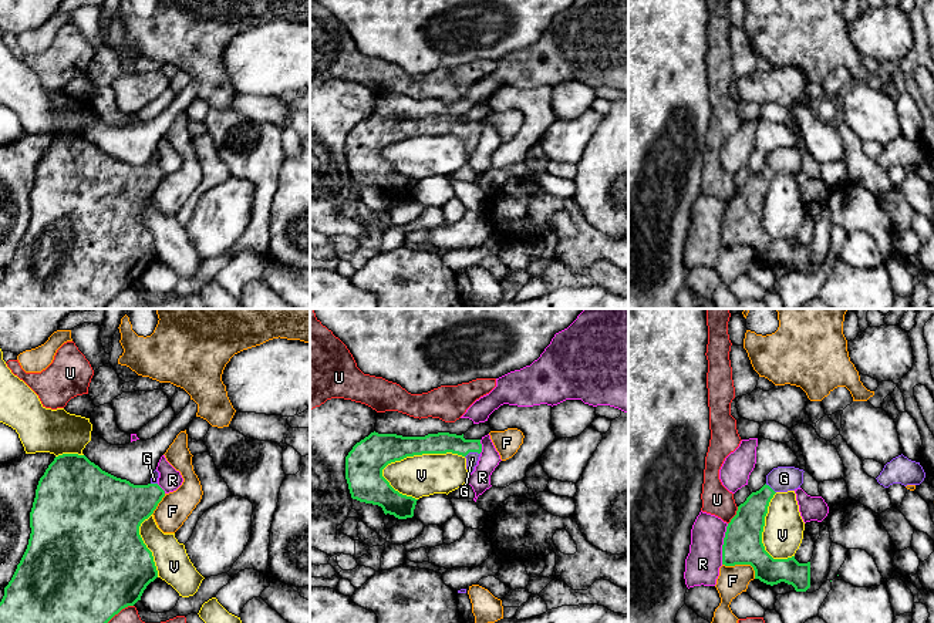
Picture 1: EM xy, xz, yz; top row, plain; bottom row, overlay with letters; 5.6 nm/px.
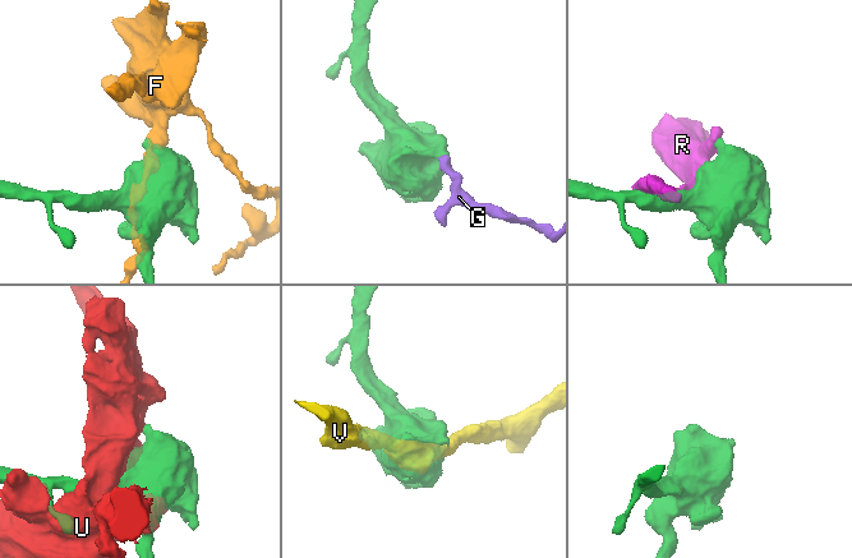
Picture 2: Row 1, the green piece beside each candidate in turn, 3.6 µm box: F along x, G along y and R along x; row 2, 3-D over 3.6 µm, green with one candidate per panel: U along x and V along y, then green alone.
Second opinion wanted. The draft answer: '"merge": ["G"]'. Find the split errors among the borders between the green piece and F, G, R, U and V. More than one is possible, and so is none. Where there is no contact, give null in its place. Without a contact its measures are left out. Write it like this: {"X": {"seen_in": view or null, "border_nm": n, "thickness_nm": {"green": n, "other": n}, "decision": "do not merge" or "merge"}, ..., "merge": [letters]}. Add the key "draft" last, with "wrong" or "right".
{"F": {"seen_in": "yz", "border_nm": 200, "thickness_nm": {"green": 220, "other": 170}, "decision": "do not merge"}, "G": {"seen_in": "xz", "border_nm": 90, "thickness_nm": {"green": 120, "other": 70}, "decision": "merge"}, "R": {"seen_in": "yz", "border_nm": 240, "thickness_nm": {"green": 220, "other": 200}, "decision": "do not merge"}, "U": {"seen_in": "yz", "border_nm": 120, "thickness_nm": {"green": 220, "other": 170}, "decision": "do not merge"}, "V": {"seen_in": "xz", "border_nm": 480, "thickness_nm": {"green": 200, "other": 240}, "decision": "do not merge"}, "merge": ["G"], "draft": "right"}

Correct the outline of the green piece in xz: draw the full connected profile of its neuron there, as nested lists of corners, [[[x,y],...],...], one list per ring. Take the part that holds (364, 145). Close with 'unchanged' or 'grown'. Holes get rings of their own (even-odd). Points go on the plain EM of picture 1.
[[[371,114],[357,124],[345,138],[345,161],[353,181],[378,186],[384,195],[398,201],[414,198],[415,179],[395,172],[382,158],[382,151],[395,142],[422,135],[458,135],[466,139],[468,156],[478,147],[481,121],[465,121],[463,115],[438,114],[425,118]]] | grown

